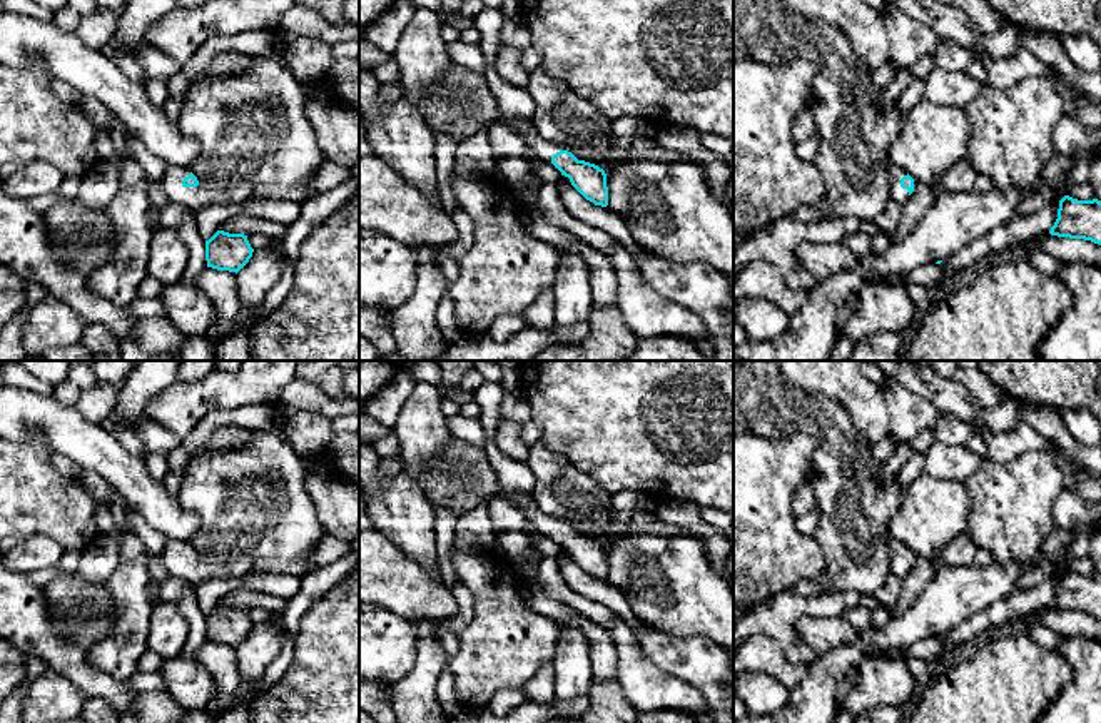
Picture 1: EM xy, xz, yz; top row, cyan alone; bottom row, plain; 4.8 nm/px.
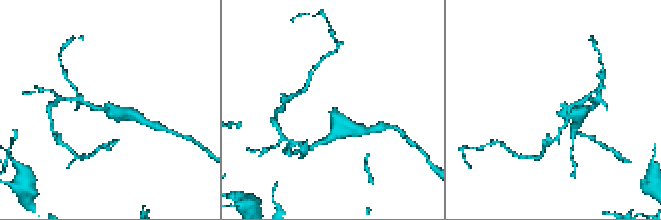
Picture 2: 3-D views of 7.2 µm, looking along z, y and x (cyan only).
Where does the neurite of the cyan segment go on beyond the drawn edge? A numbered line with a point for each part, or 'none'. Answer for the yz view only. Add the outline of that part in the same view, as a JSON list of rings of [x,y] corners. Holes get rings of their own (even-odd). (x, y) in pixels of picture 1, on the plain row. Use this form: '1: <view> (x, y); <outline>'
1: yz (894, 546); [[[889,536],[887,549],[890,554],[890,559],[889,559],[890,573],[894,573],[899,578],[906,578],[909,573],[909,564],[901,561],[901,553],[907,549],[907,546],[902,541]]]

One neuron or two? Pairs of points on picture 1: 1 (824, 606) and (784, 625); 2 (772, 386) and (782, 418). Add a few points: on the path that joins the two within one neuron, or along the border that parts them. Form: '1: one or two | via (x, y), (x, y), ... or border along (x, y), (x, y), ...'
1: one | via (814, 606), (801, 606), (792, 615)
2: one | via (776, 394), (779, 409)

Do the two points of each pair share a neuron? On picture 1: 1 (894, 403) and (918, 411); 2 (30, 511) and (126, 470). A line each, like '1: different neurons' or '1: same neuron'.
1: same neuron
2: different neurons

